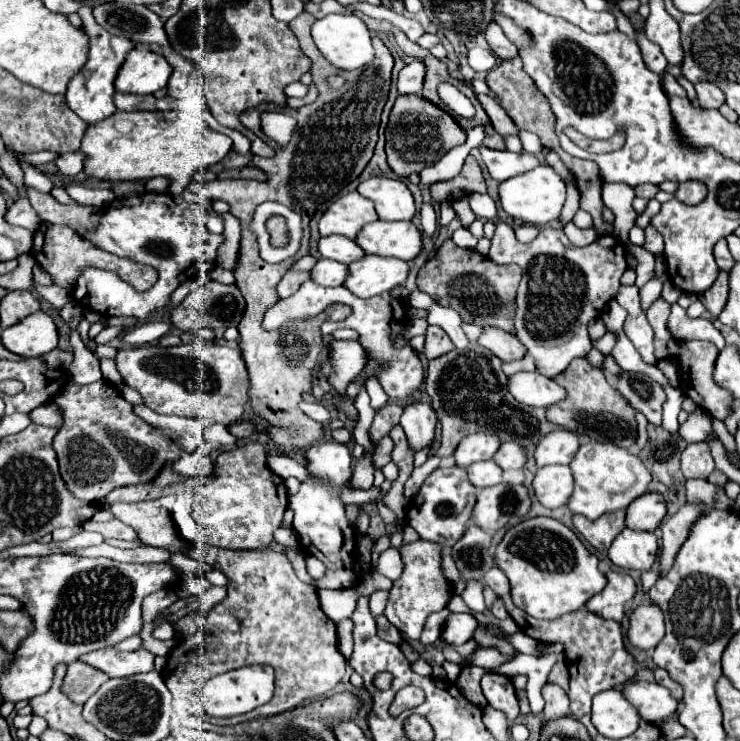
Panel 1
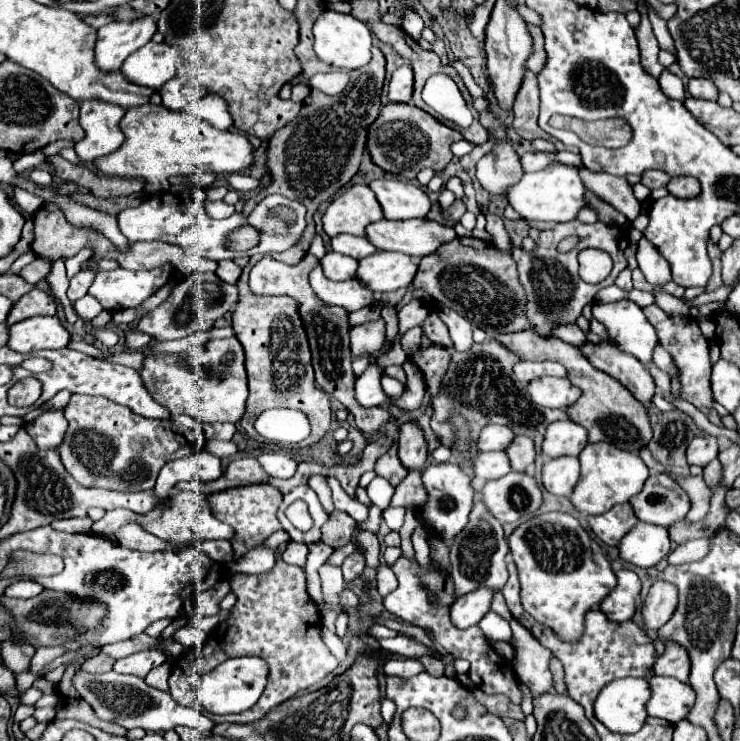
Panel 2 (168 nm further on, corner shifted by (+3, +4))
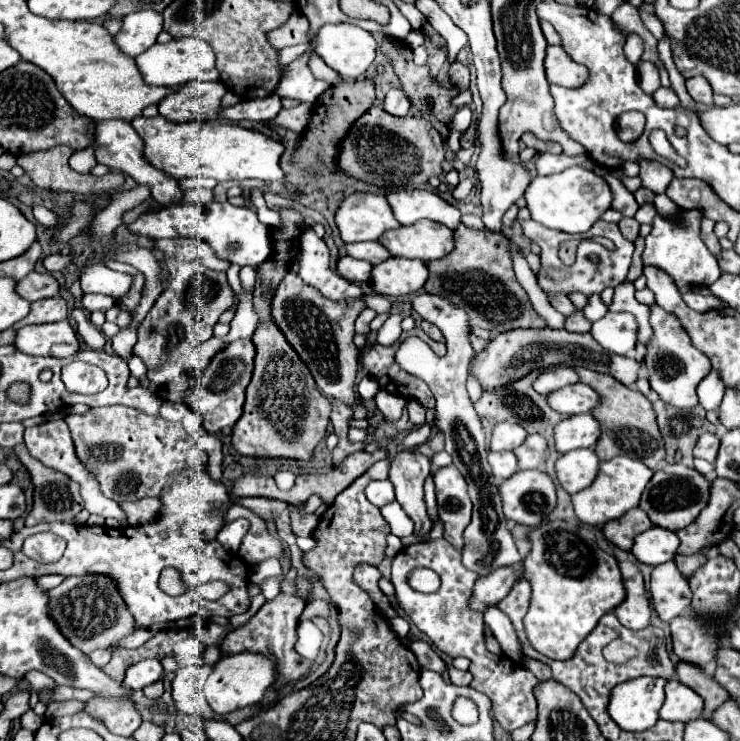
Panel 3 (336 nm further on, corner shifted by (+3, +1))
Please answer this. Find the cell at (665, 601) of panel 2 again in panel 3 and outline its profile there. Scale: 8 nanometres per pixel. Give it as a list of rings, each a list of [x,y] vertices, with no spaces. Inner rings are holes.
[[[675,561],[653,567],[651,573],[651,601],[659,619],[669,623],[673,617],[685,613],[691,605],[691,593],[685,575],[677,569]]]

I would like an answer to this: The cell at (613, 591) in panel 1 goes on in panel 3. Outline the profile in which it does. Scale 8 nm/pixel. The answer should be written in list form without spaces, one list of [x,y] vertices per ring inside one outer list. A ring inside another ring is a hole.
[[[637,573],[635,577],[625,579],[623,585],[625,585],[625,599],[615,609],[615,615],[617,615],[619,623],[625,625],[627,629],[647,627],[649,617],[651,617],[651,603],[649,603],[649,599],[645,595],[643,575]]]

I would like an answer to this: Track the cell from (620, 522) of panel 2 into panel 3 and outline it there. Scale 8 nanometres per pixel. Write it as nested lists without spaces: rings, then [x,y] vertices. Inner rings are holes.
[[[631,509],[629,513],[621,515],[619,519],[613,519],[609,523],[603,525],[603,535],[619,549],[629,551],[633,545],[635,535],[643,533],[645,529],[649,529],[653,523],[649,521],[647,513],[641,509]]]

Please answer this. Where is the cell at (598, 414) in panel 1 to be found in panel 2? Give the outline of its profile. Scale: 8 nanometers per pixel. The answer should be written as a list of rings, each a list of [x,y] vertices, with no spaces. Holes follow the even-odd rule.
[[[531,330],[531,334],[533,334],[533,360],[557,360],[557,362],[561,362],[569,372],[567,378],[577,388],[583,390],[581,398],[573,406],[569,406],[569,418],[587,428],[591,444],[593,442],[609,442],[613,446],[627,448],[629,452],[635,452],[635,454],[641,448],[647,448],[647,444],[653,438],[647,408],[643,408],[641,402],[635,402],[633,394],[629,394],[629,390],[621,382],[617,382],[609,374],[593,368],[591,362],[581,354],[579,348],[575,348],[559,338],[553,338],[553,336],[541,338],[533,330]]]

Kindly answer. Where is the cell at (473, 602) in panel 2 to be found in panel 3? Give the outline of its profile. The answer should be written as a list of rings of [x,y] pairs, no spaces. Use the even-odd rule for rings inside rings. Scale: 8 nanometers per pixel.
[[[513,565],[509,569],[499,569],[499,573],[491,573],[489,577],[479,577],[475,581],[469,607],[477,613],[485,613],[485,609],[497,605],[509,593],[519,575],[521,565]]]

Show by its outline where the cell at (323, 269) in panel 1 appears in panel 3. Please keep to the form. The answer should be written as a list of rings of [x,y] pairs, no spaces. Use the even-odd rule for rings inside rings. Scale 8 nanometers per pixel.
[[[341,257],[337,261],[337,273],[341,277],[345,277],[347,281],[353,281],[353,283],[365,283],[365,281],[369,281],[371,269],[373,269],[371,263],[359,261],[359,259],[353,259],[353,257]]]

